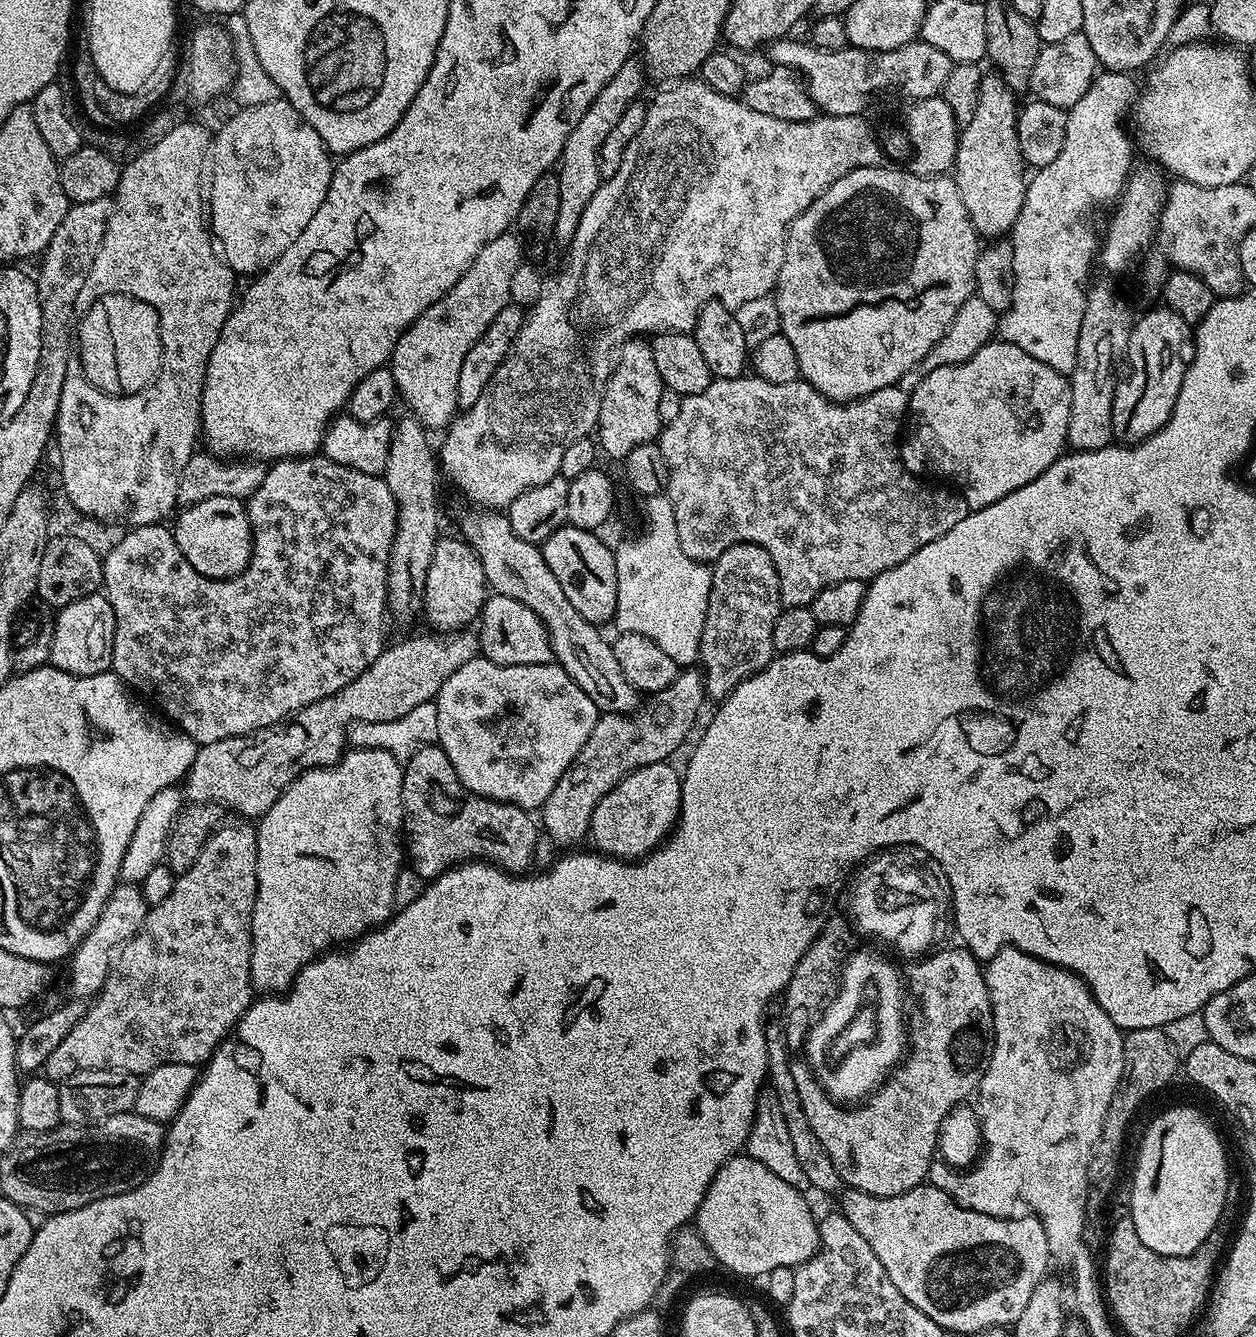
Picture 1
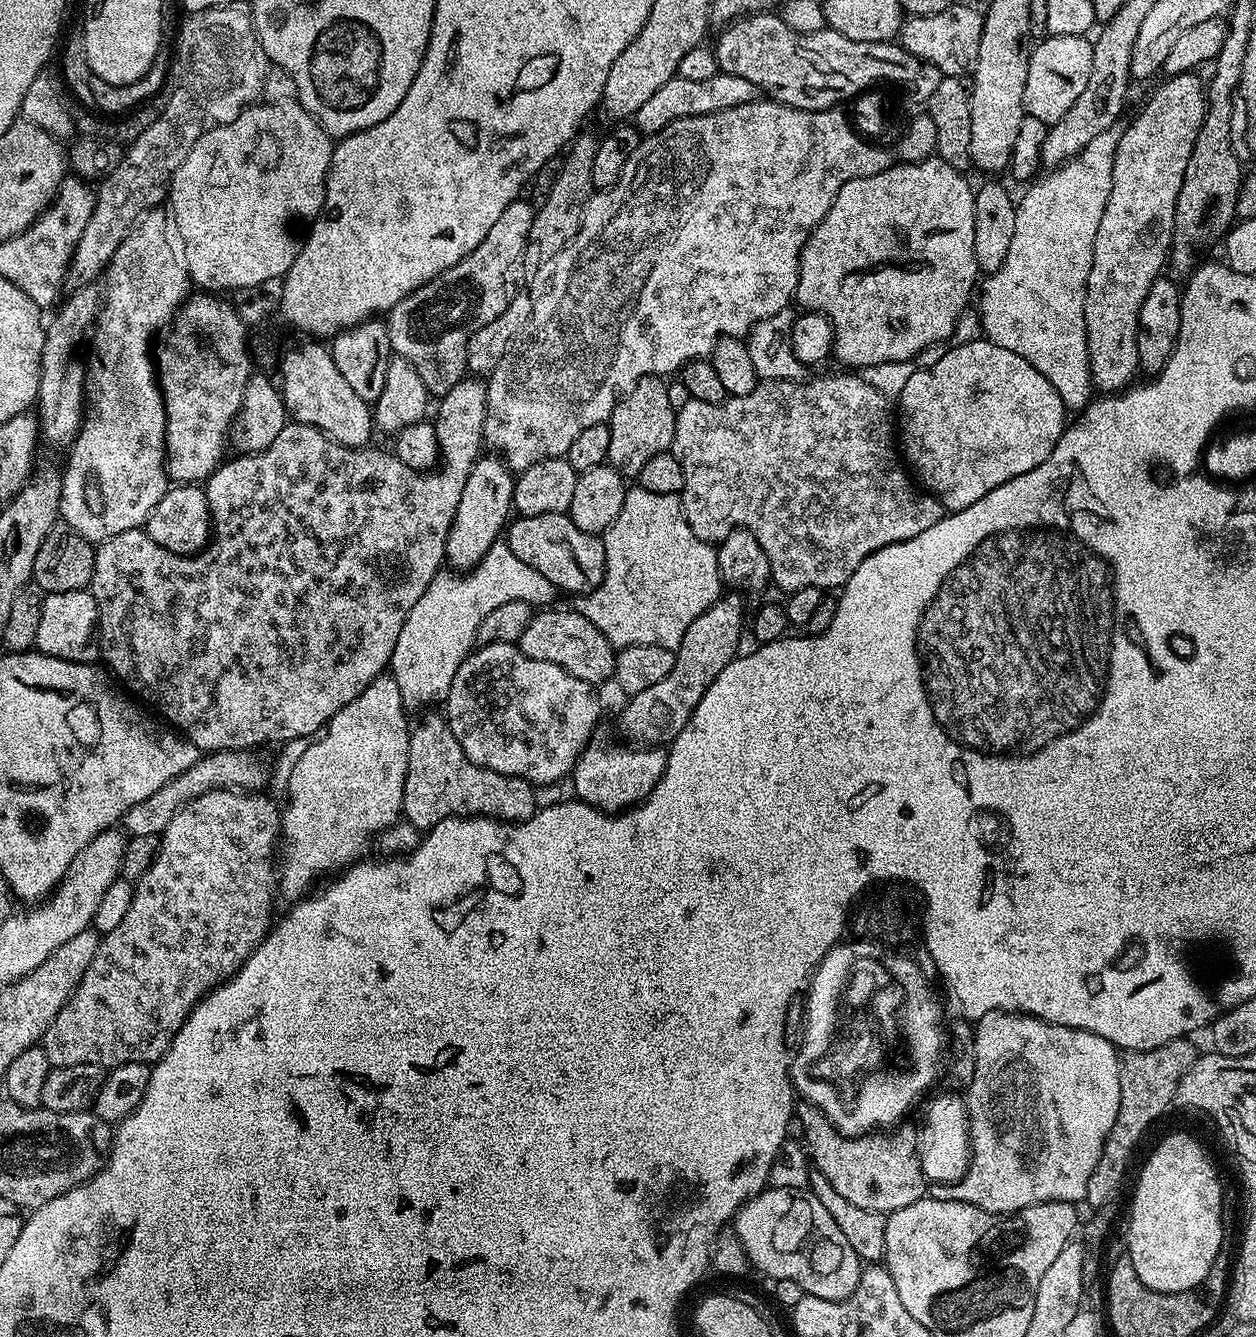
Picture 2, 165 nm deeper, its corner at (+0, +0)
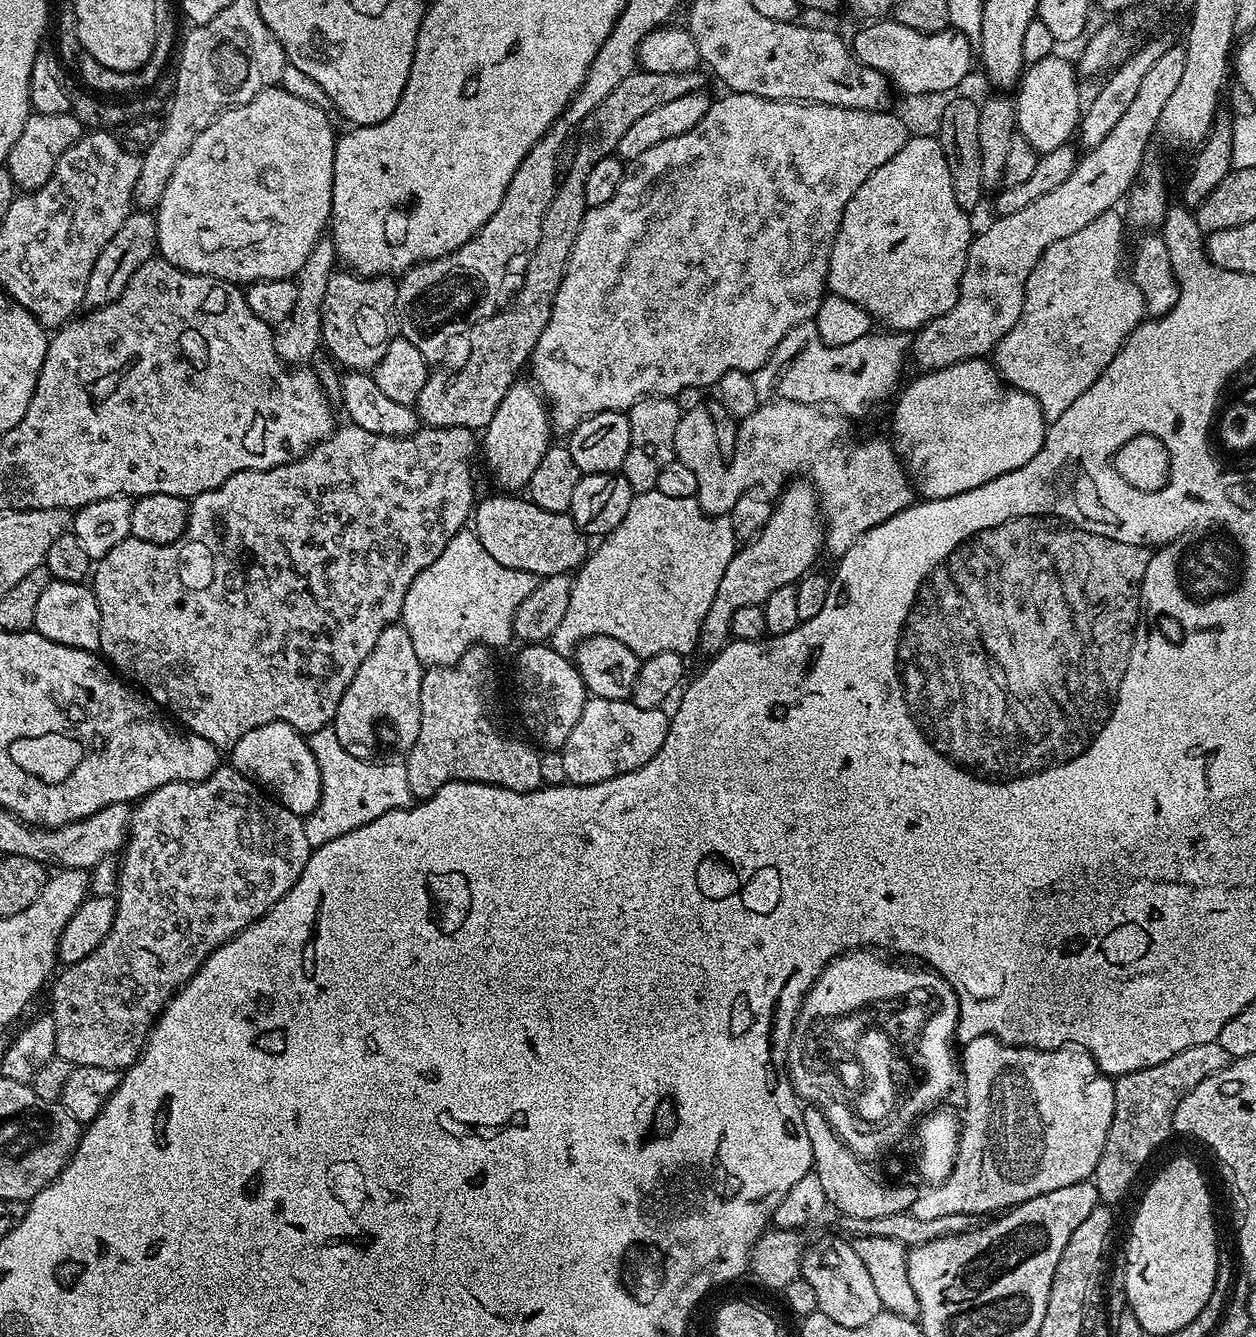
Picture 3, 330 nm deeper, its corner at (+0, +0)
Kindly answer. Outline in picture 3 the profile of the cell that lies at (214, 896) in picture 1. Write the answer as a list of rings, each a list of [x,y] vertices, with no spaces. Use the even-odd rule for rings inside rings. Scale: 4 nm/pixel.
[[[221,766],[205,780],[175,780],[166,786],[158,786],[150,795],[144,797],[132,808],[132,827],[128,830],[128,842],[122,849],[120,861],[120,885],[115,894],[116,917],[114,926],[110,926],[110,934],[102,938],[98,950],[94,950],[82,962],[67,965],[60,977],[51,981],[52,1008],[50,1015],[56,1027],[56,1055],[62,1057],[73,1066],[102,1066],[127,1070],[135,1060],[139,1060],[148,1036],[152,1033],[152,1025],[160,1019],[161,1012],[168,1007],[169,1000],[196,975],[206,962],[206,958],[214,950],[218,950],[228,940],[233,940],[243,928],[249,928],[253,920],[262,918],[278,901],[302,878],[302,870],[306,870],[306,862],[313,853],[310,842],[306,842],[304,821],[267,791],[261,790],[253,781],[246,779],[238,769]]]

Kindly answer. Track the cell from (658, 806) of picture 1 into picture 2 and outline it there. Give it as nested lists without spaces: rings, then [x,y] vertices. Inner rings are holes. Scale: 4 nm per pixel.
[[[593,735],[572,767],[570,781],[572,780],[572,788],[576,791],[573,792],[575,799],[613,814],[622,812],[625,808],[635,808],[648,797],[650,790],[654,790],[662,778],[668,753],[660,746],[611,744],[606,737],[600,735]]]

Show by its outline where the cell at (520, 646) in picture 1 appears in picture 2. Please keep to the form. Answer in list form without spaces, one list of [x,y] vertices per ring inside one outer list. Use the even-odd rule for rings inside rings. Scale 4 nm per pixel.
[[[540,612],[532,617],[530,626],[522,632],[518,642],[522,654],[530,658],[538,658],[546,662],[554,662],[554,666],[562,666],[574,678],[582,678],[582,682],[593,686],[601,686],[613,679],[616,671],[617,649],[604,637],[602,630],[590,622],[581,612]]]

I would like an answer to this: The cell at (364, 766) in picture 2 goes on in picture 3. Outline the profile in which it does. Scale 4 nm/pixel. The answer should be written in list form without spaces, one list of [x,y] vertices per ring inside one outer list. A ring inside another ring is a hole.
[[[397,622],[382,630],[378,642],[374,642],[374,650],[366,654],[366,662],[358,666],[354,682],[350,682],[346,694],[342,694],[342,702],[338,702],[334,727],[340,741],[352,746],[355,740],[368,740],[376,732],[376,723],[385,720],[393,742],[401,750],[412,748],[422,727],[420,691],[425,671],[418,654],[414,654],[414,642],[410,642],[403,623]]]

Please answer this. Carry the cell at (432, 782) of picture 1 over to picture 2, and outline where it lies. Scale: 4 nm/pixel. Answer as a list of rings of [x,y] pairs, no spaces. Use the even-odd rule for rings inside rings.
[[[443,715],[426,717],[411,729],[411,734],[402,816],[415,828],[427,830],[447,816],[491,816],[519,822],[538,811],[537,789],[527,780],[498,774],[470,762]]]

